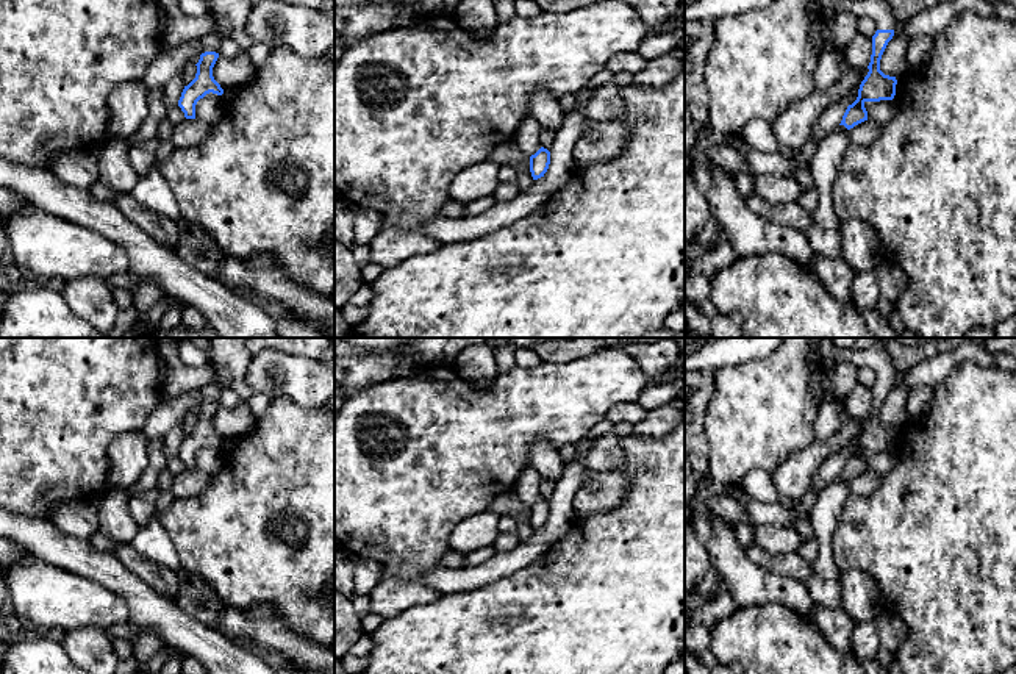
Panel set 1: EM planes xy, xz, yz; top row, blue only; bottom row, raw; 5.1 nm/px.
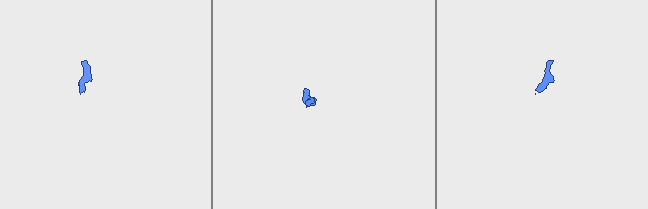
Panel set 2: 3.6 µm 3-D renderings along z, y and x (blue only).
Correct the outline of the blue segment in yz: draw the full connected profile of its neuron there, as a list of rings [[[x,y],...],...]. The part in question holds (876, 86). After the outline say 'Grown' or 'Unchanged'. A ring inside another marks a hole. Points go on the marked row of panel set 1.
[[[833,0],[833,14],[849,11],[855,17],[868,16],[875,22],[872,36],[872,55],[869,72],[860,84],[857,100],[847,106],[841,124],[822,141],[810,160],[810,172],[819,194],[813,224],[803,231],[814,253],[841,256],[839,219],[833,210],[833,185],[850,145],[849,130],[868,120],[866,102],[893,100],[896,95],[896,77],[880,70],[880,59],[894,36],[896,17],[888,0]]]. Grown

